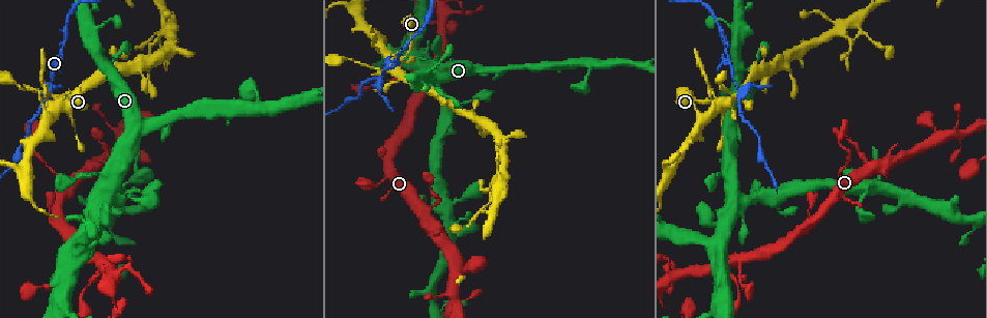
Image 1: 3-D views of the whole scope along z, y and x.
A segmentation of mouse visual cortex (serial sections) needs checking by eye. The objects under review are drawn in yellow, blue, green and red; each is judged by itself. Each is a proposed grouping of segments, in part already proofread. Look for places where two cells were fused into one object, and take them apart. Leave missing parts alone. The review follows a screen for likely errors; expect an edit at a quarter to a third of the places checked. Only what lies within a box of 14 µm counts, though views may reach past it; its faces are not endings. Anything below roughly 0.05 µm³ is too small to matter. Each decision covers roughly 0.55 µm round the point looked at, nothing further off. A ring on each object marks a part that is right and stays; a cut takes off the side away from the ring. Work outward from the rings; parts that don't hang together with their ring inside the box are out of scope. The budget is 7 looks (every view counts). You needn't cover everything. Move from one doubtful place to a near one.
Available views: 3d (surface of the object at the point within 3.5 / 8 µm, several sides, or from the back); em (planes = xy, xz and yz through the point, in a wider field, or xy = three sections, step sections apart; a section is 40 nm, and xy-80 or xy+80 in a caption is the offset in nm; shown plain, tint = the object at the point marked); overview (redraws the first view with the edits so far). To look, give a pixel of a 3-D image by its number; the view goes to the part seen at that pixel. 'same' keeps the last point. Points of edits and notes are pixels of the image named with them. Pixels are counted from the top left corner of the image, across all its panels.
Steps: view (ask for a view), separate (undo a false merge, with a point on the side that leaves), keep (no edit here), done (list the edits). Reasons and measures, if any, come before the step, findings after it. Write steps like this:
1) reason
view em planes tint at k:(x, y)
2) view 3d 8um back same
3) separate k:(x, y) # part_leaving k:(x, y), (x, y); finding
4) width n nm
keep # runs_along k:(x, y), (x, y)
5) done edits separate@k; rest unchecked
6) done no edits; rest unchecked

a fork
view 3d 8um at 1:(379, 80)

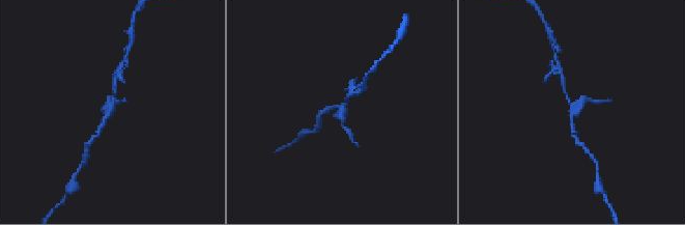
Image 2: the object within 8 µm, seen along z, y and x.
view em planes tint at 2:(109, 107)

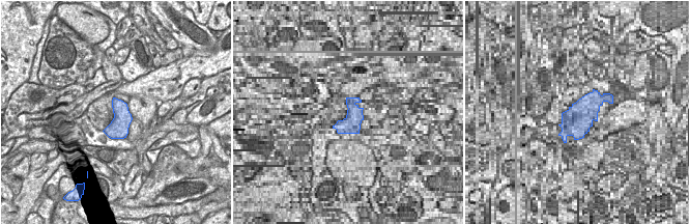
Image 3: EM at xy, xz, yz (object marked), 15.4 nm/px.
separate 2:(599, 102) # part_leaving 2:(578, 104), (611, 97); two cells meet here

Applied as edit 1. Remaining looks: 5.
arms part here
view 3d 8um at 1:(89, 32)

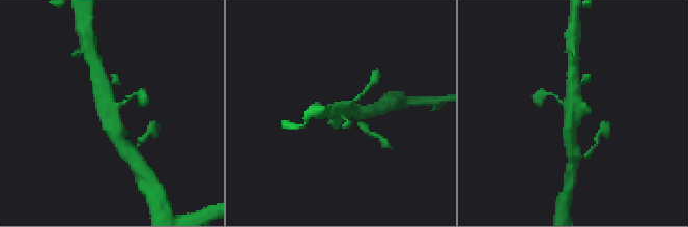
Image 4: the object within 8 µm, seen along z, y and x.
zoom in
view 3d 3.5um at 4:(568, 112)

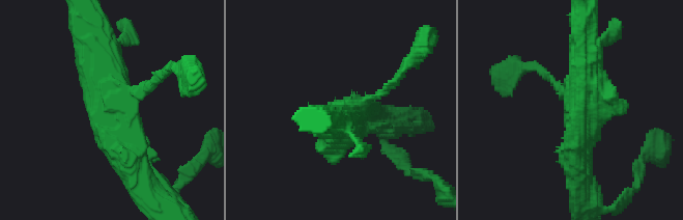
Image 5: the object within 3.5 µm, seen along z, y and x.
now the EM
view em xy step 2 tint at 5:(579, 106)

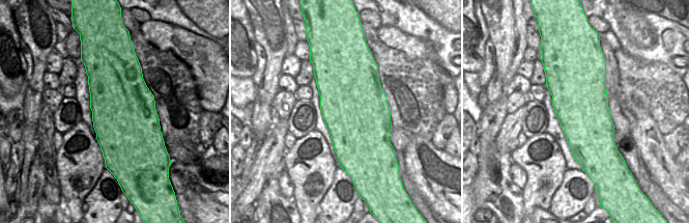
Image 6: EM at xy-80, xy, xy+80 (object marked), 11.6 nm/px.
keep # runs_along 5:(135, 169), (90, 42); one cell here

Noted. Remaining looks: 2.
sudden change in width
view 3d 3.5um at 1:(486, 188)

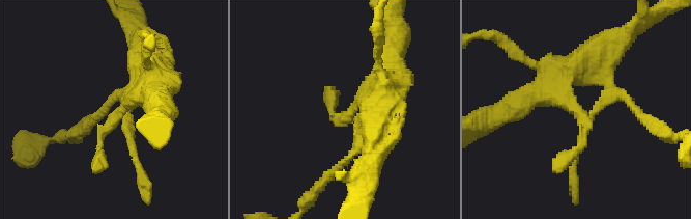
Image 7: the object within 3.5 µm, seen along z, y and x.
view em xy step 3 tint at 7:(345, 118)

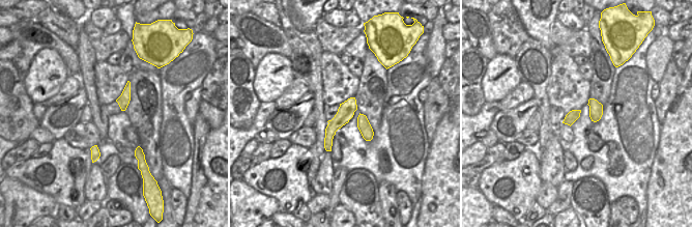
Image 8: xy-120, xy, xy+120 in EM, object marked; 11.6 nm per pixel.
keep # runs_along 8:(352, 100), (330, 130), (328, 148); one cell here

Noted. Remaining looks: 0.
done edits separate@2; rest unchecked

